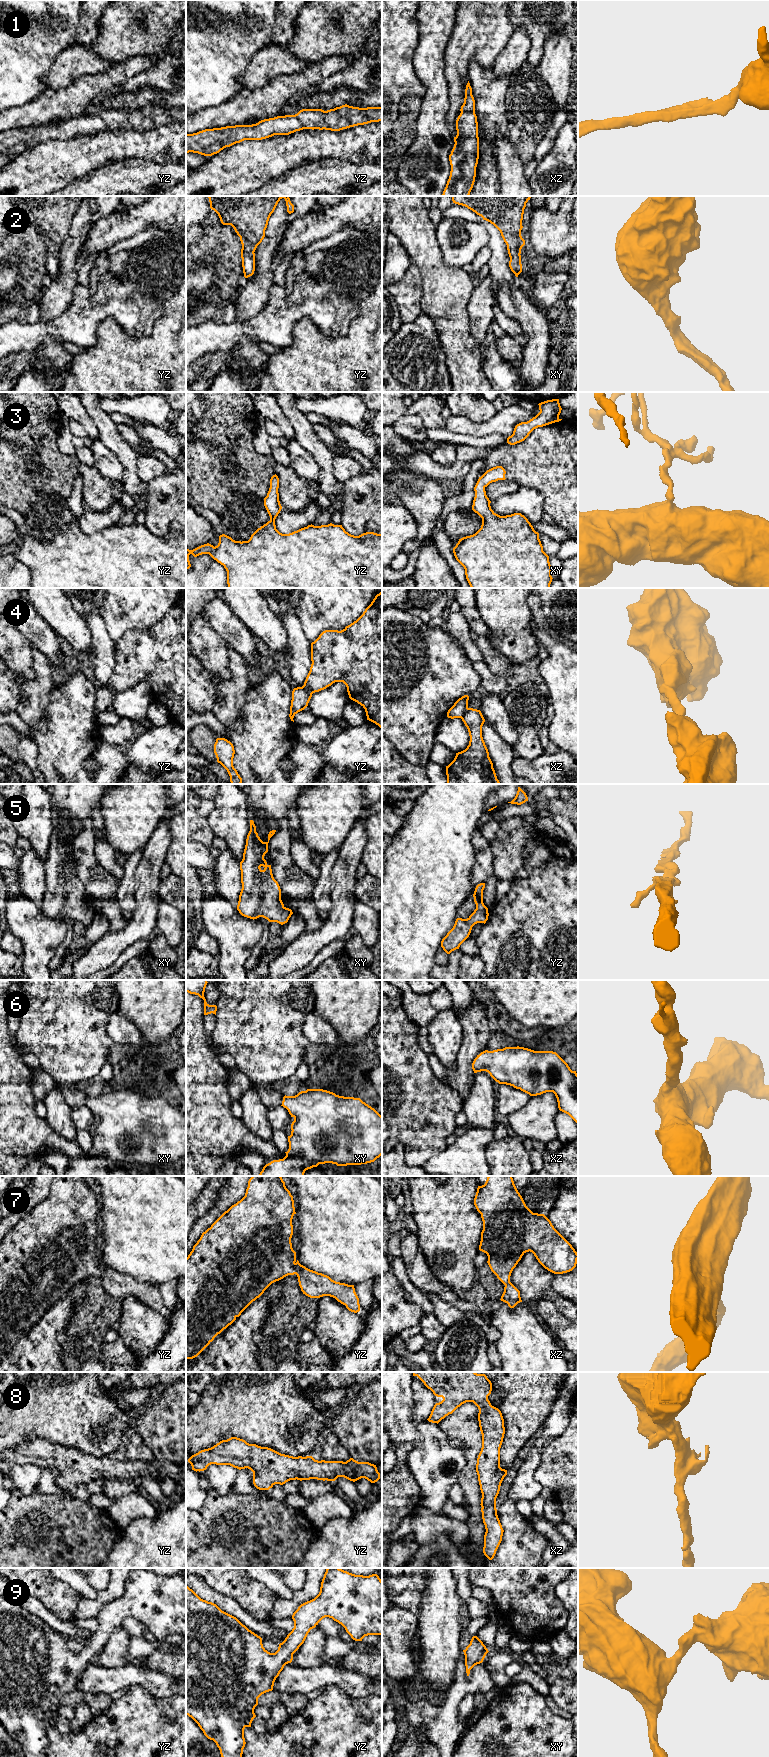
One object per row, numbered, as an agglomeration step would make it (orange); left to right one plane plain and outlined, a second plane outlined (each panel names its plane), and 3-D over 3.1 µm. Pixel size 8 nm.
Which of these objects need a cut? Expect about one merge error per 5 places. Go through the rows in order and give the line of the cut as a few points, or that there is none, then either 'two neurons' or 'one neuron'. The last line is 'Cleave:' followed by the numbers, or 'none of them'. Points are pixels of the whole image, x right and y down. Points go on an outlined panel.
1: cut none; one neuron
2: cut none; one neuron
3: cut none; one neuron
4: cut yz (303, 685), (313, 692); two neurons
5: cut none; one neuron
6: cut none; one neuron
7: cut none; one neuron
8: cut none; one neuron
9: cut none; one neuron
Cleave: 4

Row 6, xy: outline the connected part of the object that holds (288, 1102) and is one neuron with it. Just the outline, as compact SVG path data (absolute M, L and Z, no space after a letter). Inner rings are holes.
M307 1089L295 1096L285 1095L281 1106L294 1118L288 1136L289 1149L283 1159L266 1164L259 1176L304 1176L306 1170L319 1164L361 1165L374 1162L382 1155L382 1116L360 1098L339 1096L323 1089Z

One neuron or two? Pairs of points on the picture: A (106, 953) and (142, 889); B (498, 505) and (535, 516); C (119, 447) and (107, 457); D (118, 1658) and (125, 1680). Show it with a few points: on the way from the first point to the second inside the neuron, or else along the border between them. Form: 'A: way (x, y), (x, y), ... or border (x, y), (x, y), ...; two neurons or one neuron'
A: way (122, 937), (142, 917), (142, 905); one neuron
B: way (507, 505), (524, 505), (526, 507); one neuron
C: border (98, 438), (116, 456), (121, 465), (122, 474); two neurons
D: border (98, 1663), (108, 1668), (127, 1665), (139, 1667); two neurons

